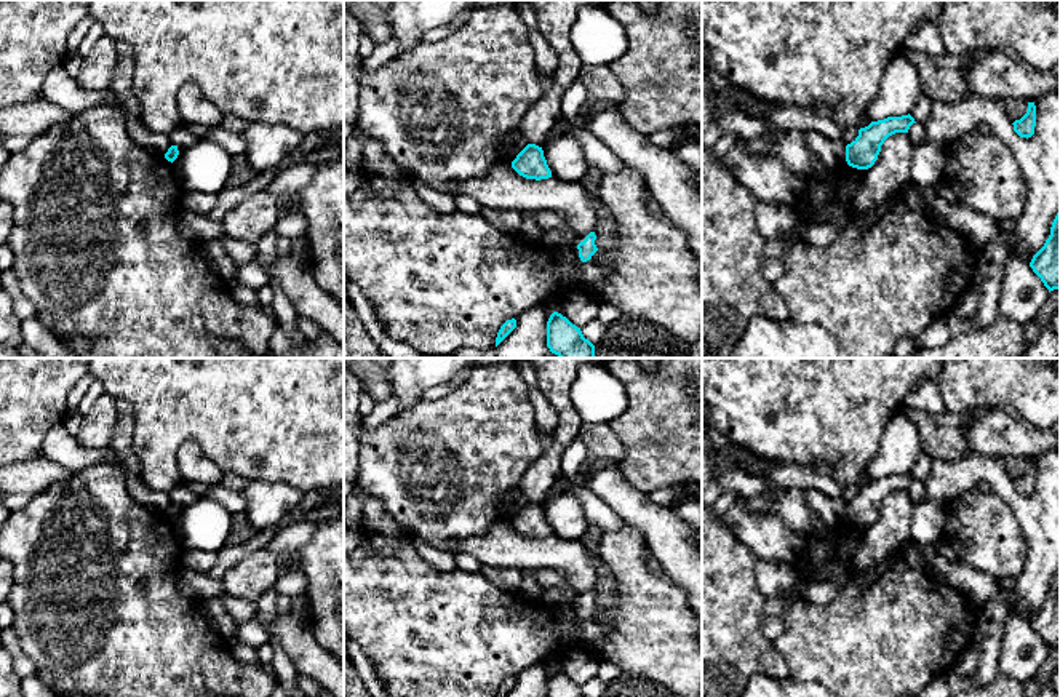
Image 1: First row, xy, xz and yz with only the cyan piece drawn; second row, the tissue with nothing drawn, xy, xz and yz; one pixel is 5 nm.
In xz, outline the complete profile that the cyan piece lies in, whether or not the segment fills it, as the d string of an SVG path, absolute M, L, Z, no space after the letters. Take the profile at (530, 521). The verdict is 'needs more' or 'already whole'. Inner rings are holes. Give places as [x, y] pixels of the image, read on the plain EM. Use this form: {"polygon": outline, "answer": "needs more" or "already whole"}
{"polygon": "M528 502L512 520L512 526L526 537L540 539L552 536L544 508L536 502Z", "answer": "already whole"}

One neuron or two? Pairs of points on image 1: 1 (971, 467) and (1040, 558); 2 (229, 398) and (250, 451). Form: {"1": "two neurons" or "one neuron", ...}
{"1": "one neuron", "2": "one neuron"}

